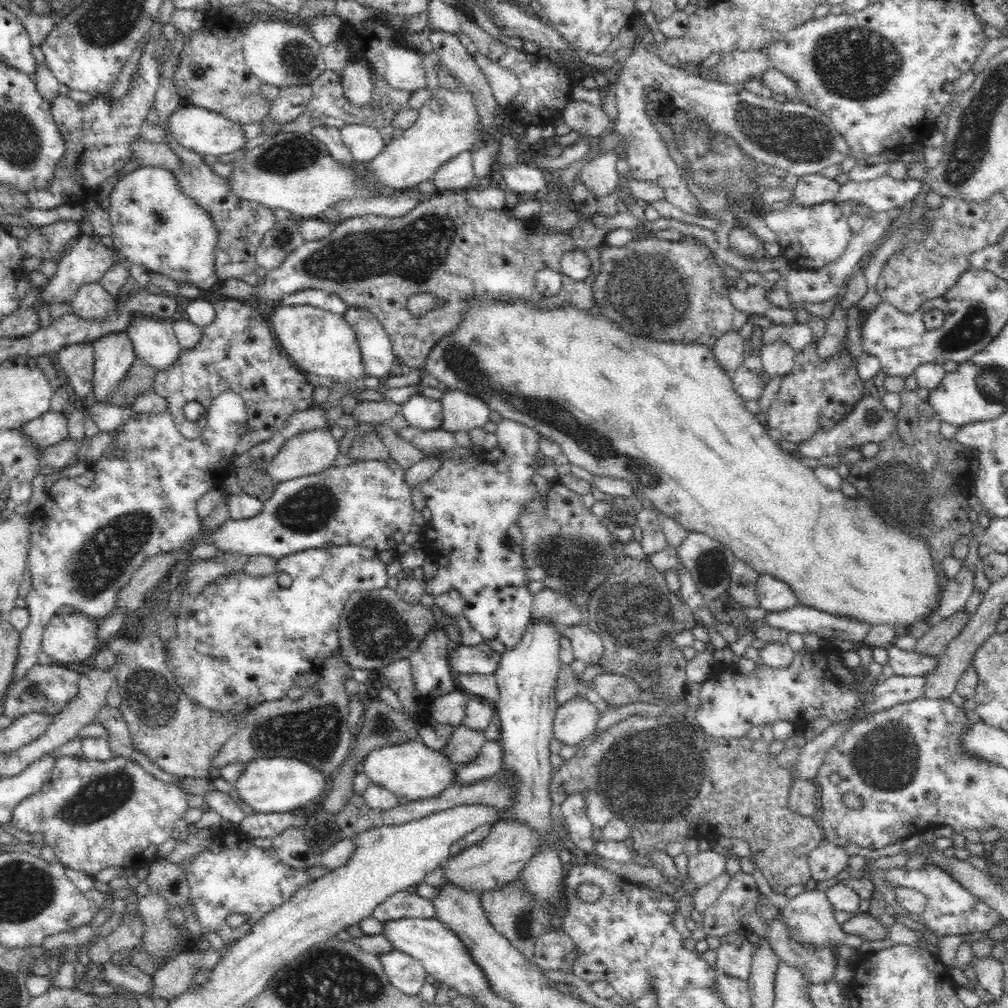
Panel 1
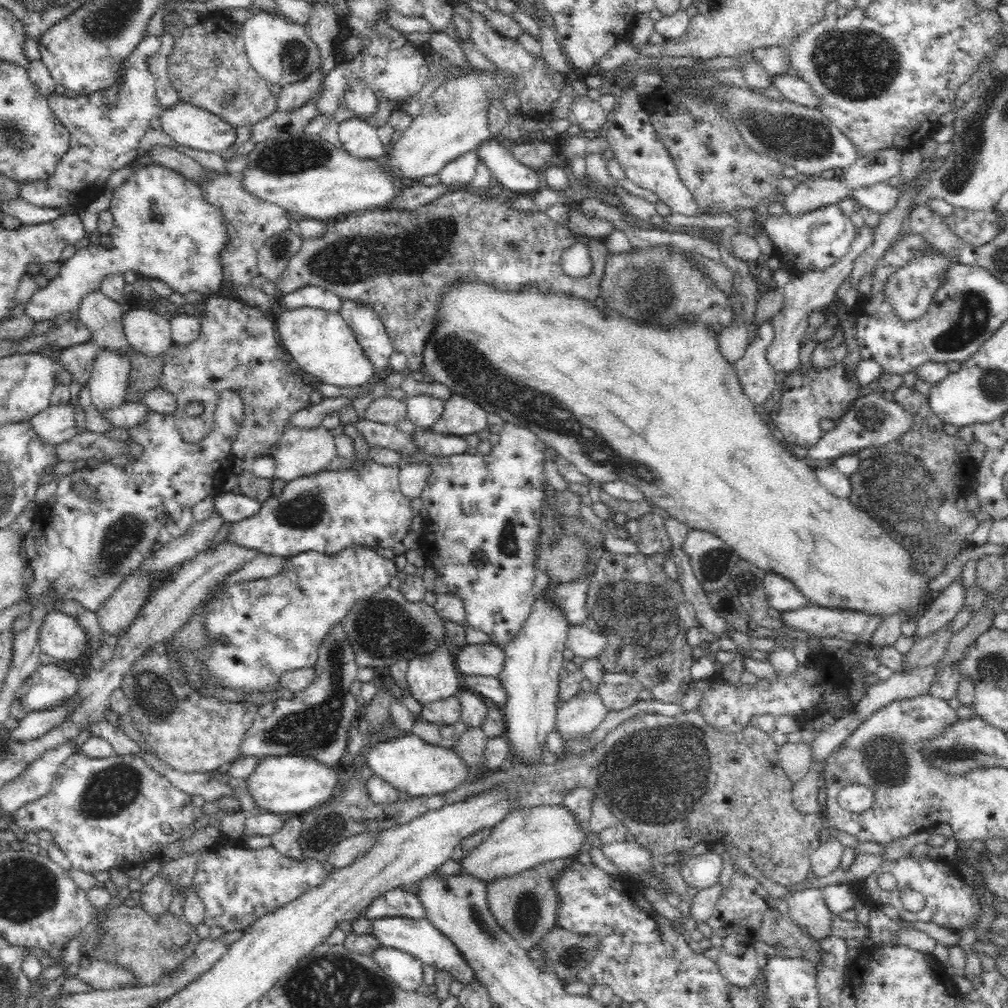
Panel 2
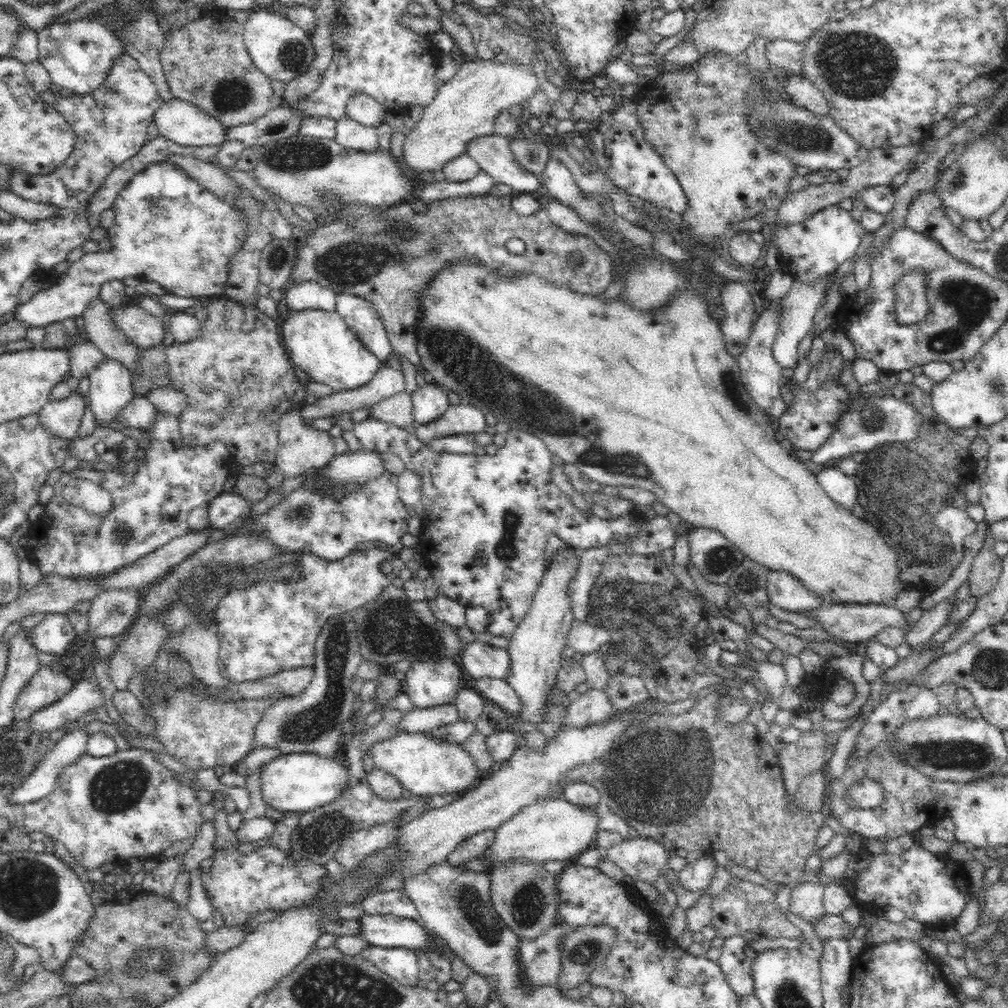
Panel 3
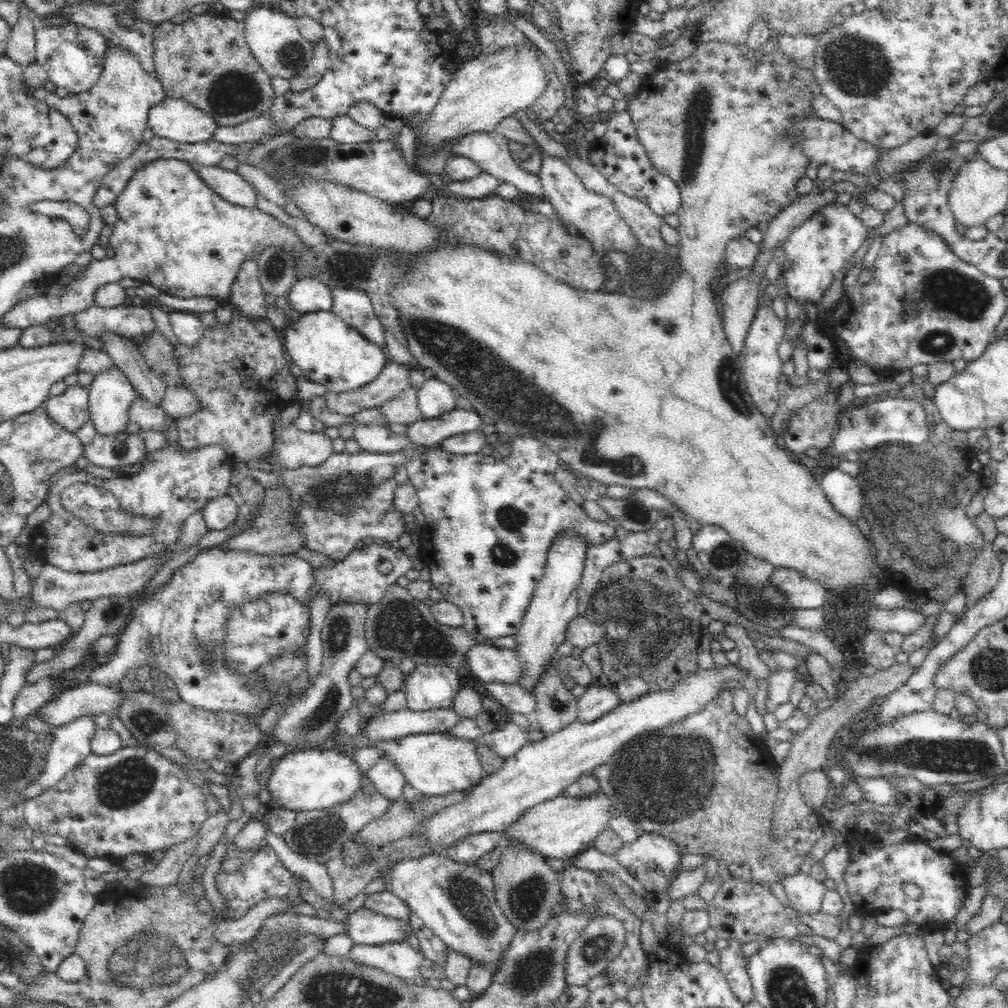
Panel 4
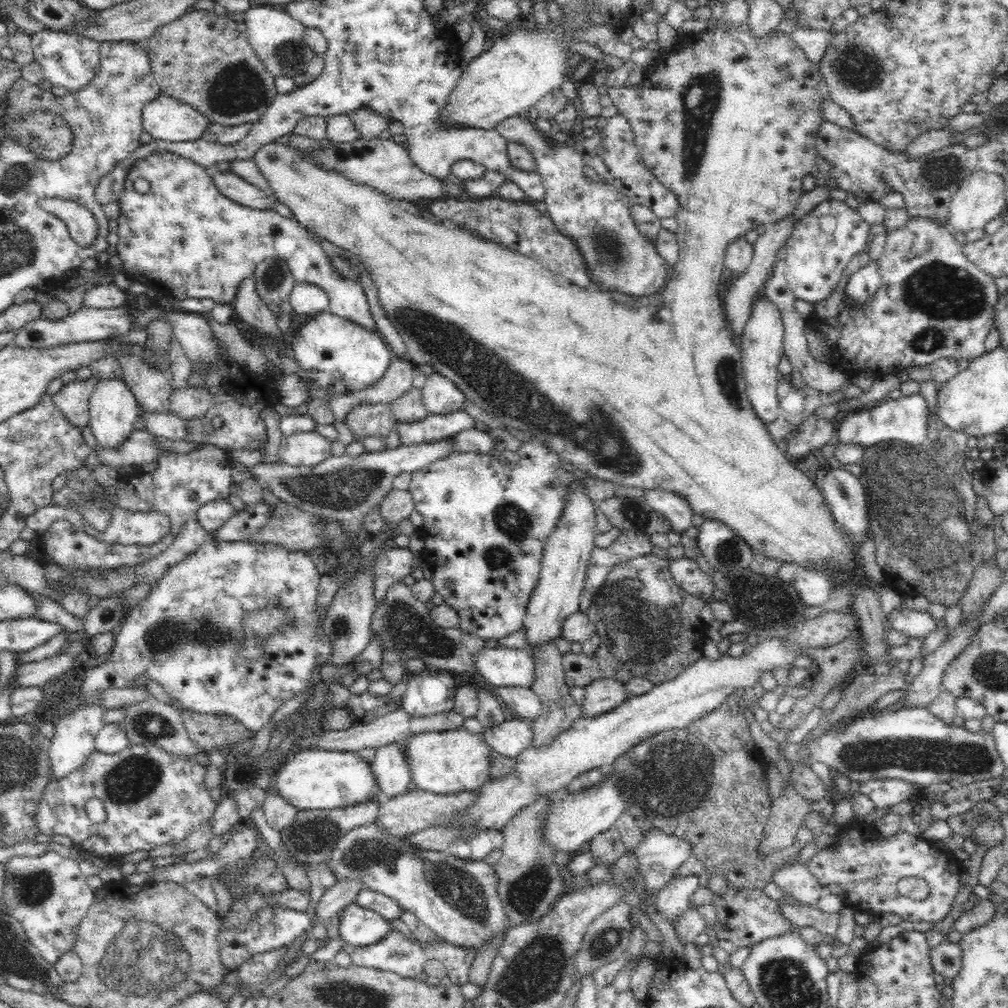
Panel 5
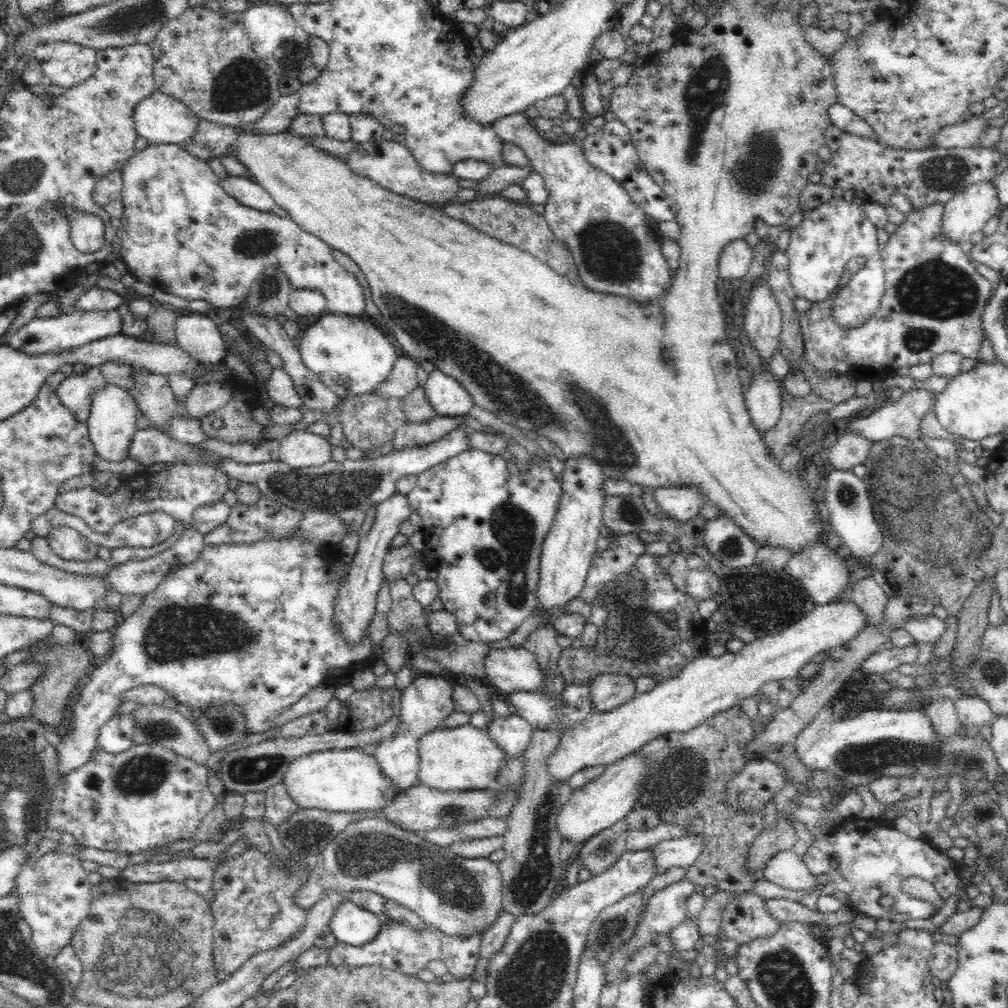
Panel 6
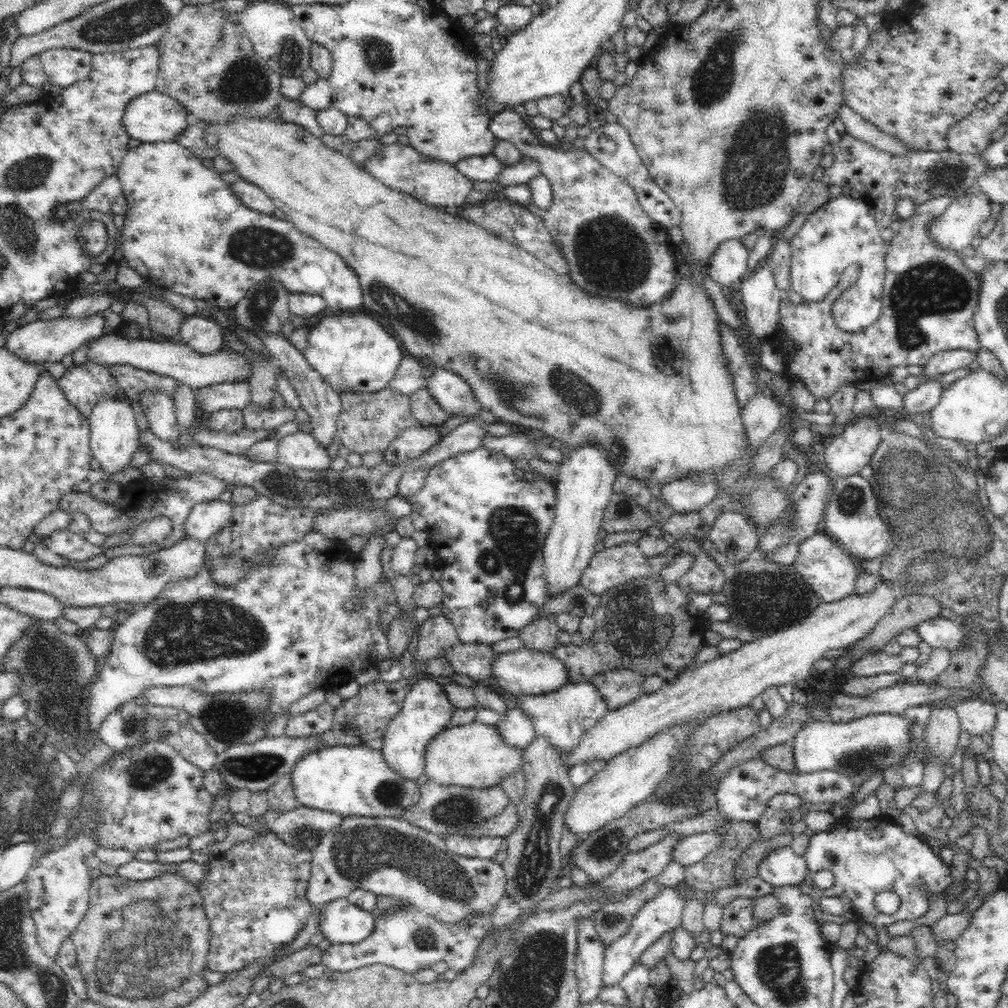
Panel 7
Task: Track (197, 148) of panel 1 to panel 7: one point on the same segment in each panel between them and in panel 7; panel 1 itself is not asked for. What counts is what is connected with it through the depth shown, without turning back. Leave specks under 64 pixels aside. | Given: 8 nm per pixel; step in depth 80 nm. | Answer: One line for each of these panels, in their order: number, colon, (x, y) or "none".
2: (188, 125)
3: (182, 122)
4: (175, 119)
5: (165, 118)
6: (159, 118)
7: (154, 116)

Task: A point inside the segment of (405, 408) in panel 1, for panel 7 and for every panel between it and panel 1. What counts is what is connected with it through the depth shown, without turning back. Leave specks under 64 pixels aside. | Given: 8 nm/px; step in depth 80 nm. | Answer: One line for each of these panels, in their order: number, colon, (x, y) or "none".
2: (423, 409)
3: (430, 401)
4: (435, 397)
5: (440, 395)
6: (448, 397)
7: (451, 391)

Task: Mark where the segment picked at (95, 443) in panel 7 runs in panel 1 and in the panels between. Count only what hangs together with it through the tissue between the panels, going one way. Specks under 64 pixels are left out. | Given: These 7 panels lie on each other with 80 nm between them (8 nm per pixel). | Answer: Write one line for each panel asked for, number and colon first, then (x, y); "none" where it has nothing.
1: (114, 355)
2: (108, 382)
3: (111, 387)
4: (110, 394)
5: (113, 408)
6: (112, 420)

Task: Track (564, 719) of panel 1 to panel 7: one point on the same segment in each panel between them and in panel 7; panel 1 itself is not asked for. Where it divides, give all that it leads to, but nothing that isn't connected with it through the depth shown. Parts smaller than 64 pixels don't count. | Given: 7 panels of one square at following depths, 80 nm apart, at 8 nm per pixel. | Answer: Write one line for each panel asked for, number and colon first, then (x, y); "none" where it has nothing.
2: (580, 716)
3: (593, 707)
4: (598, 701)
5: (603, 694)
6: (609, 690)
7: (619, 687)

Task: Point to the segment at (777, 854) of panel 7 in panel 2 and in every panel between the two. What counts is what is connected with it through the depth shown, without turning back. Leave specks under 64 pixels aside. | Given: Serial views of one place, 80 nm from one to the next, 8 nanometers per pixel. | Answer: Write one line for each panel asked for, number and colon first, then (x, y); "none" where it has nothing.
2: (807, 908)
3: (806, 898)
4: (805, 893)
5: (795, 879)
6: (785, 869)

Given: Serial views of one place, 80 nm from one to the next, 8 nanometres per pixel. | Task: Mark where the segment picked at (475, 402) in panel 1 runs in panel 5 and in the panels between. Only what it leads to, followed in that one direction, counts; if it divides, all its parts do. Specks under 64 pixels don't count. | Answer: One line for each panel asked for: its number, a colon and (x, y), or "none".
2: (462, 416)
3: (461, 418)
4: (427, 431)
5: (434, 427)

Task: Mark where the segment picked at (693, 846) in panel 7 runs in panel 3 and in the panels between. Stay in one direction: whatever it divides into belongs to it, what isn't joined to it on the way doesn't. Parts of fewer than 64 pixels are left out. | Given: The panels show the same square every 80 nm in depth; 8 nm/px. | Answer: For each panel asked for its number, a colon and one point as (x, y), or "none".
3: (644, 859)
4: (652, 860)
5: (659, 855)
6: (684, 851)

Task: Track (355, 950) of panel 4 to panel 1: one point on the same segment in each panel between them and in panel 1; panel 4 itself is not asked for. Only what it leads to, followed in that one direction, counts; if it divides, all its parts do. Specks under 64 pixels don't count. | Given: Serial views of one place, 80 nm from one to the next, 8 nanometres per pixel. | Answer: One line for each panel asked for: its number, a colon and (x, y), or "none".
1: (408, 975)
2: (403, 969)
3: (401, 964)

